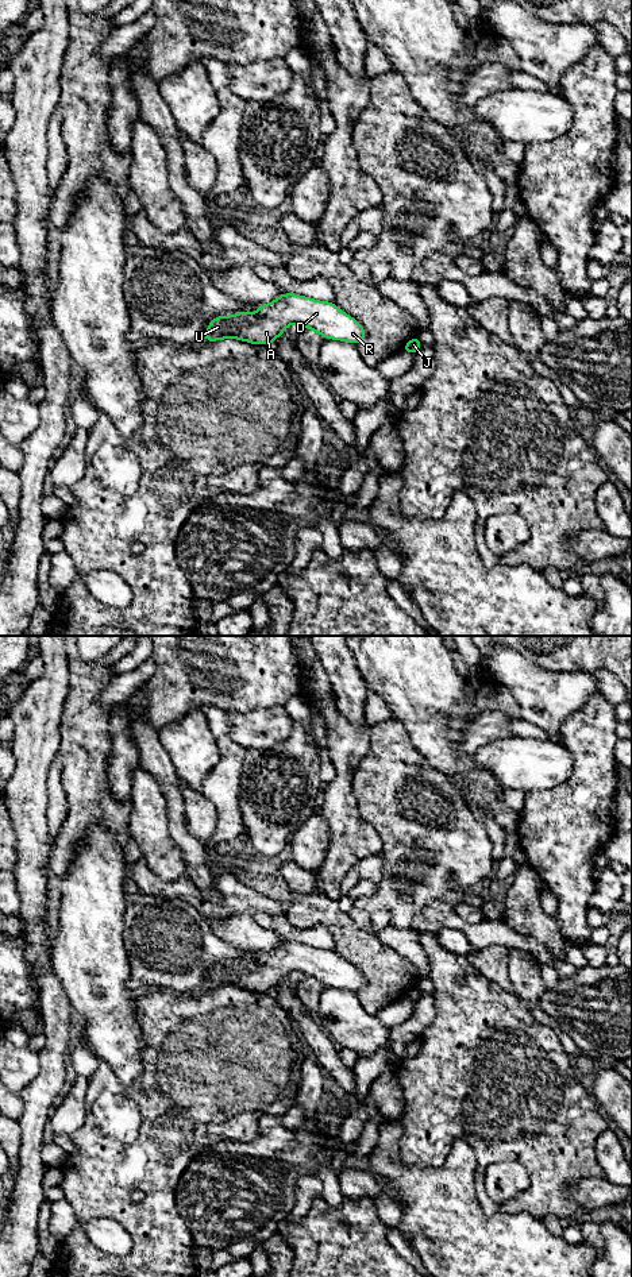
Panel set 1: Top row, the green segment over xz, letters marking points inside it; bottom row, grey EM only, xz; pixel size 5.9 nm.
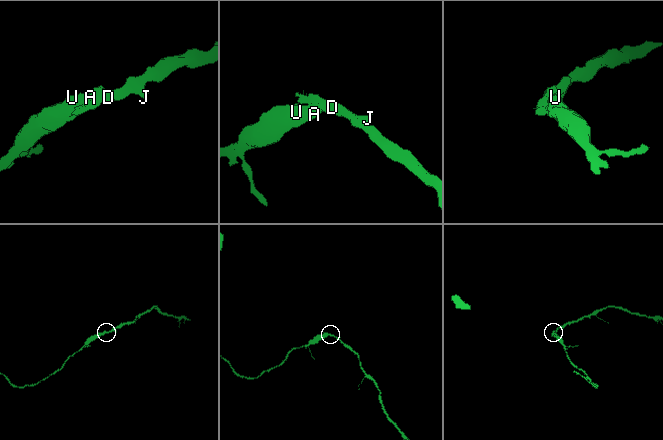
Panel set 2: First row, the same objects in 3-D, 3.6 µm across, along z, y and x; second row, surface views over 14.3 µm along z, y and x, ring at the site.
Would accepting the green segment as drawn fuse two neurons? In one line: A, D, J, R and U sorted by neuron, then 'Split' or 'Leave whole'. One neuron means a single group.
Groups: A D J R U. Leave whole

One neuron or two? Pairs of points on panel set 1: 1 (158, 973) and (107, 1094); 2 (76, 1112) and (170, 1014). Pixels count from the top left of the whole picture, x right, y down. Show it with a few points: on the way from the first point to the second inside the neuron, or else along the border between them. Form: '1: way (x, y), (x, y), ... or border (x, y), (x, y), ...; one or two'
1: border (158, 988), (185, 995); two
2: border (89, 1080), (85, 1096); two

